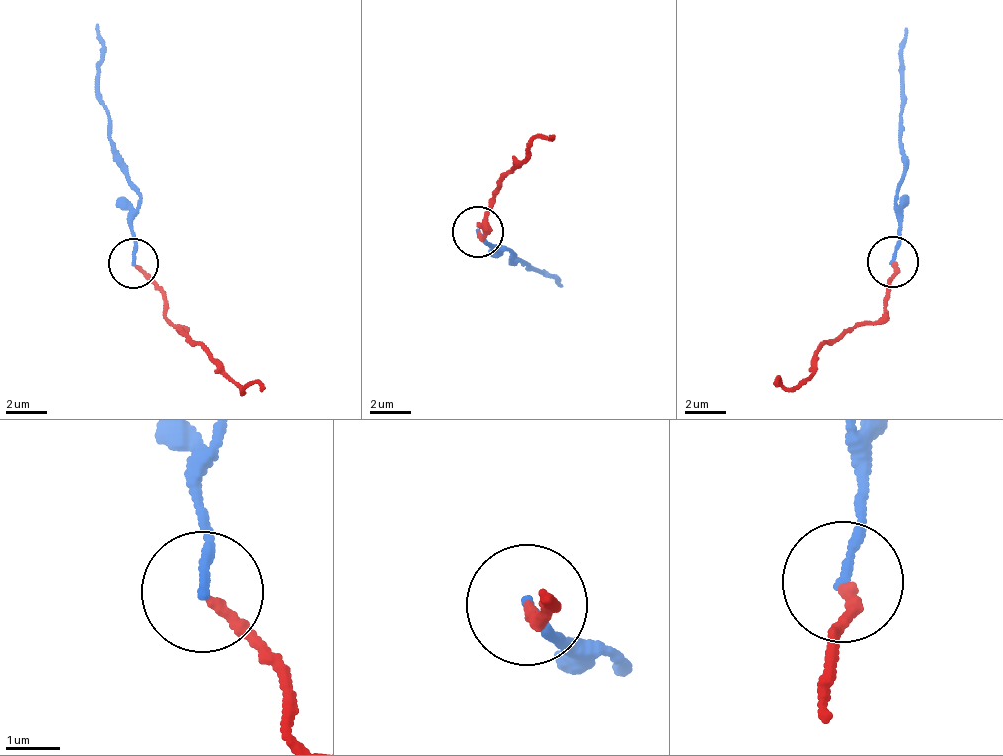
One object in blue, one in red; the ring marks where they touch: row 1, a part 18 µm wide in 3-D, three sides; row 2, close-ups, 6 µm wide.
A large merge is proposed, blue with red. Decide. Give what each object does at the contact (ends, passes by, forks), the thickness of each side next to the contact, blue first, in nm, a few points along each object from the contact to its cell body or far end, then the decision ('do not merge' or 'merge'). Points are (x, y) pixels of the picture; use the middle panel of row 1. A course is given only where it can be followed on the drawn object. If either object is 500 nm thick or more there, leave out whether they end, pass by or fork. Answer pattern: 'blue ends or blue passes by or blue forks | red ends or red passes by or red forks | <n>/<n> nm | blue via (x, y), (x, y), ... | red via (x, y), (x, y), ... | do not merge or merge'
blue ends | red ends | 160/200 nm | blue via (479, 231), (487, 246), (519, 257), (560, 284) | red via (477, 229), (484, 226), (512, 166), (526, 159), (535, 140), (555, 136) | merge

